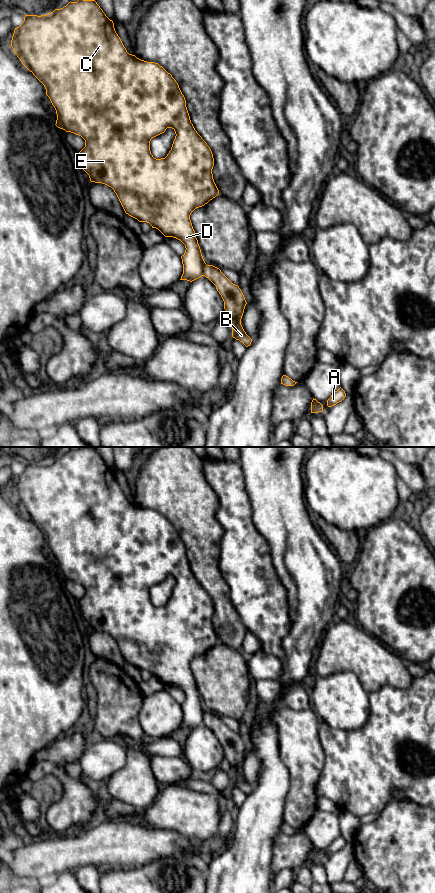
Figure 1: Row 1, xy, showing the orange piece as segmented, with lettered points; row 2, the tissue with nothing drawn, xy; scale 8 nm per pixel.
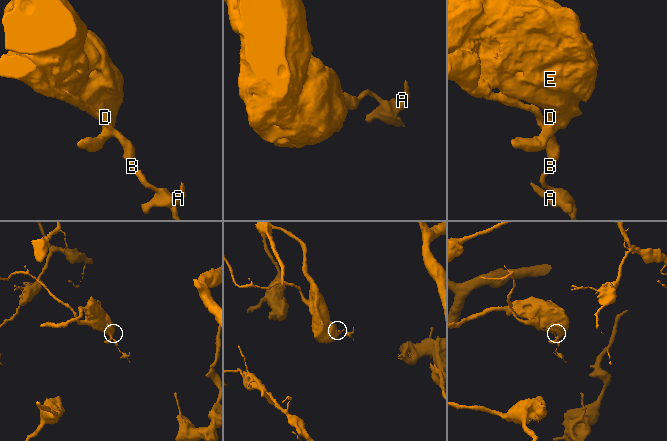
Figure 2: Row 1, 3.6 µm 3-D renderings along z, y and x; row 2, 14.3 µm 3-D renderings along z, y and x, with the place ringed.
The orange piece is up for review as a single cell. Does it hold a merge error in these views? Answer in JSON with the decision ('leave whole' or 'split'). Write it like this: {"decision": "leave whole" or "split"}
{"decision": "split"}

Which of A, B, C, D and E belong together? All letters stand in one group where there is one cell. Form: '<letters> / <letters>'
A B / C D E

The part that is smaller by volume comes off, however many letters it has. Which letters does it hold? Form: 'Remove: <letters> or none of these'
Remove: A, B

